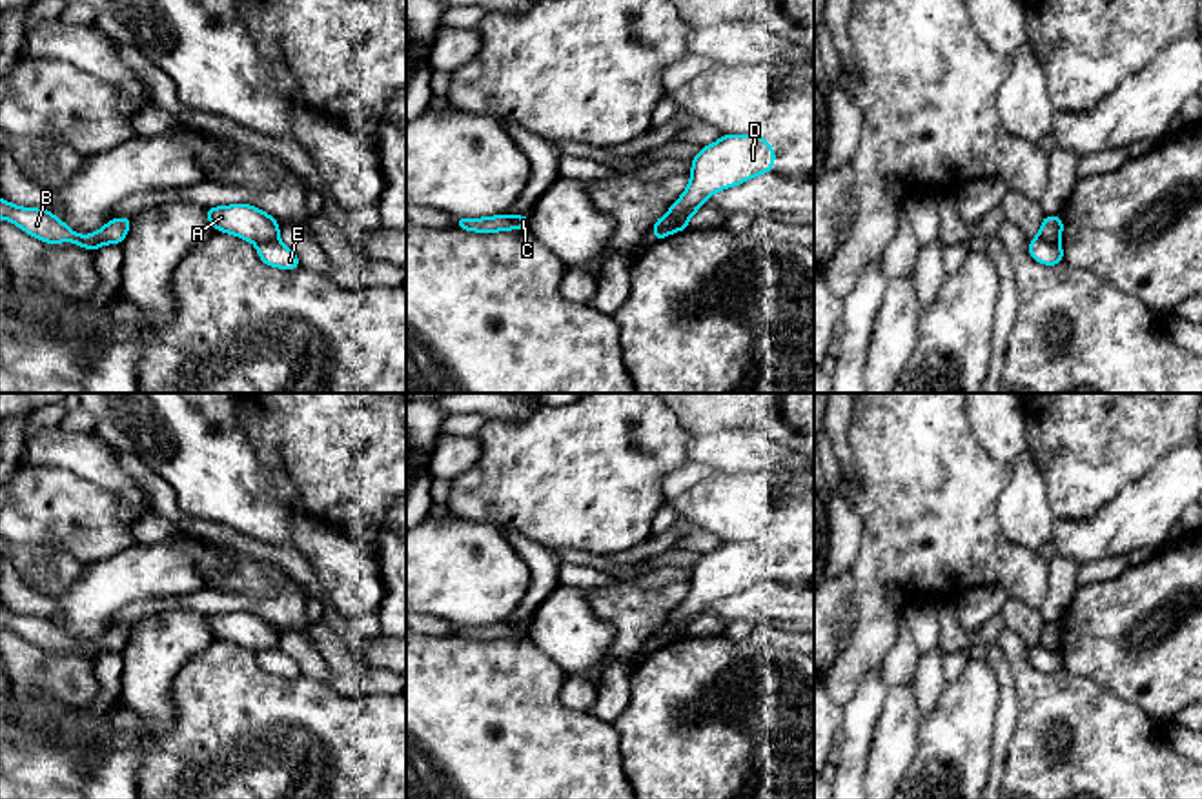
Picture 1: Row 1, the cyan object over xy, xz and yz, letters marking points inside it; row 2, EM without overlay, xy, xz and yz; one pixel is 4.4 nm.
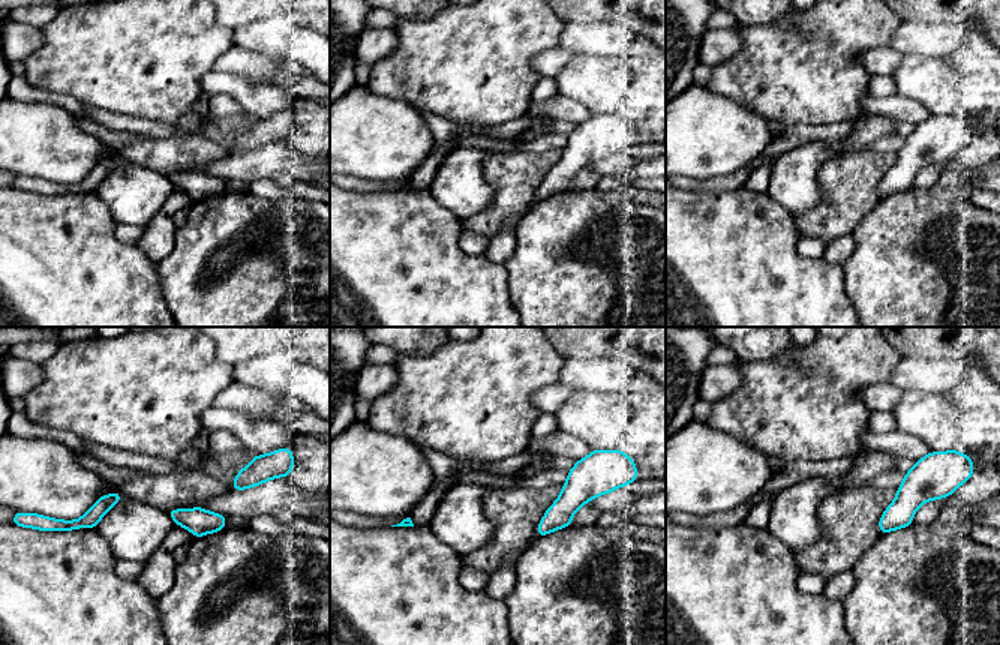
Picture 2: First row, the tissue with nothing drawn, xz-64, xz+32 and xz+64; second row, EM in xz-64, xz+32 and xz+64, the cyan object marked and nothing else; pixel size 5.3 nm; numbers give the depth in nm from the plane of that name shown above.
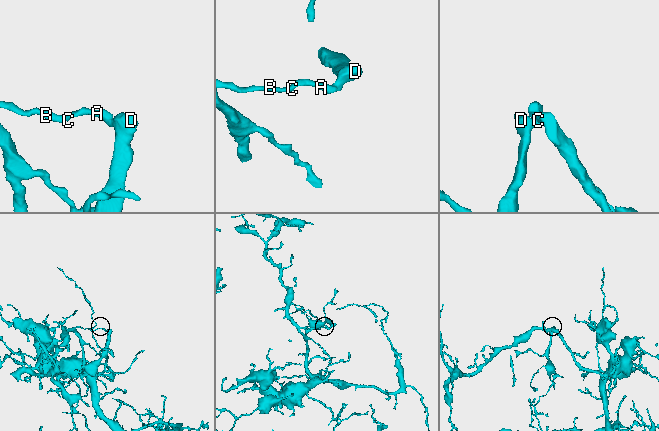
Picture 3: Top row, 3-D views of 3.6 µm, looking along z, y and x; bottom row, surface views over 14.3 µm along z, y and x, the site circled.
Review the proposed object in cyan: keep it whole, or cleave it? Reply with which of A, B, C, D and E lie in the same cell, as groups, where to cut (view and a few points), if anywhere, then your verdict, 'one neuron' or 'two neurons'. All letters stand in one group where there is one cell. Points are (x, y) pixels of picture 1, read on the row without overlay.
A B C / D E; cut in xz along (667, 623), (671, 632), (654, 639); two neurons

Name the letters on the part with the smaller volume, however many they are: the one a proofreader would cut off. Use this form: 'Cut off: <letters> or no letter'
Cut off: D, E

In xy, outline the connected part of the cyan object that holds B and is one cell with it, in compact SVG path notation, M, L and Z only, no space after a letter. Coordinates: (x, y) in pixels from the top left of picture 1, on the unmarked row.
M0 606L0 626L22 635L27 642L47 652L76 650L78 655L97 659L104 652L122 652L133 624L111 626L93 642L76 642L49 617L20 615Z

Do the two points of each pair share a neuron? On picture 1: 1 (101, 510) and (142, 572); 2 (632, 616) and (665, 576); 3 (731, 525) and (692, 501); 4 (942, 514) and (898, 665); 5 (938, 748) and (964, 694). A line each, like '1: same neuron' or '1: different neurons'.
1: different neurons
2: different neurons
3: same neuron
4: different neurons
5: same neuron

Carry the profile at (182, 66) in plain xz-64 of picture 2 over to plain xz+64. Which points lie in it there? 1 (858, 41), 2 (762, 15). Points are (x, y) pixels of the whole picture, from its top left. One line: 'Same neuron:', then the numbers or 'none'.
Same neuron: 1

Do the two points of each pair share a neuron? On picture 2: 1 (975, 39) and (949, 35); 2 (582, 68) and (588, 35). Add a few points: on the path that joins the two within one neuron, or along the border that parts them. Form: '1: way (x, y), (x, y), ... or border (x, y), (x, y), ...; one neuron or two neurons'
1: border (964, 27), (961, 45), (948, 59); two neurons
2: border (574, 54), (619, 57); two neurons

